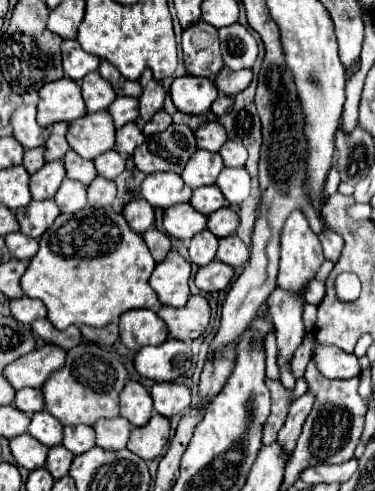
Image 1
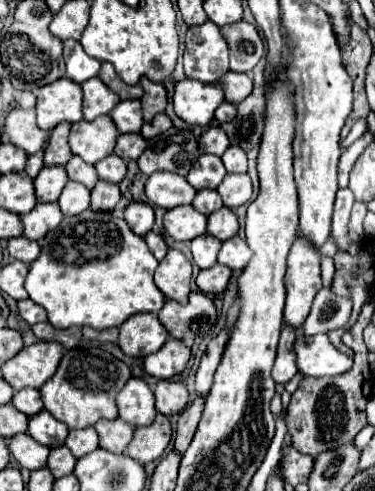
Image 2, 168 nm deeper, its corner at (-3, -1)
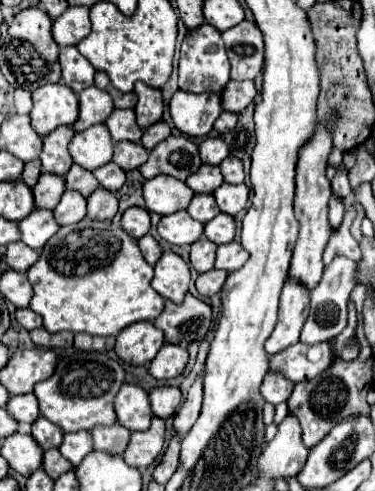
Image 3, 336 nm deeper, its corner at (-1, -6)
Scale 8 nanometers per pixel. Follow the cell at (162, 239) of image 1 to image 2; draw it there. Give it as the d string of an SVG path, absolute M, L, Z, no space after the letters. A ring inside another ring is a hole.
M148 232L148 234L144 236L144 240L146 240L150 252L154 254L154 258L160 262L160 260L166 256L166 252L168 252L168 246L166 246L166 242L162 240L162 236L160 236L160 234L154 234L154 232Z

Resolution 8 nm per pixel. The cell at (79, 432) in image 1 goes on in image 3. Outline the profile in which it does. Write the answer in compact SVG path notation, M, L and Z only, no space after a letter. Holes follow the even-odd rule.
M90 431L66 433L66 435L64 435L64 441L62 441L62 445L60 445L60 453L62 453L72 465L78 465L90 451L92 451L92 435L90 435Z

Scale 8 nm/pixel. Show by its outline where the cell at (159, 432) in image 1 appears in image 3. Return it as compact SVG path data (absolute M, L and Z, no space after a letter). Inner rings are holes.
M160 417L152 419L152 427L144 433L132 433L130 443L124 451L124 461L136 469L144 469L156 461L164 445L164 421Z

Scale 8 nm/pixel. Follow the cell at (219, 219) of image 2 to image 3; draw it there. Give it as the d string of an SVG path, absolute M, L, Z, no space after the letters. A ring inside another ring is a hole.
M226 213L216 215L212 221L208 221L204 225L204 235L216 245L224 245L228 241L234 241L234 233L236 233L234 219Z

